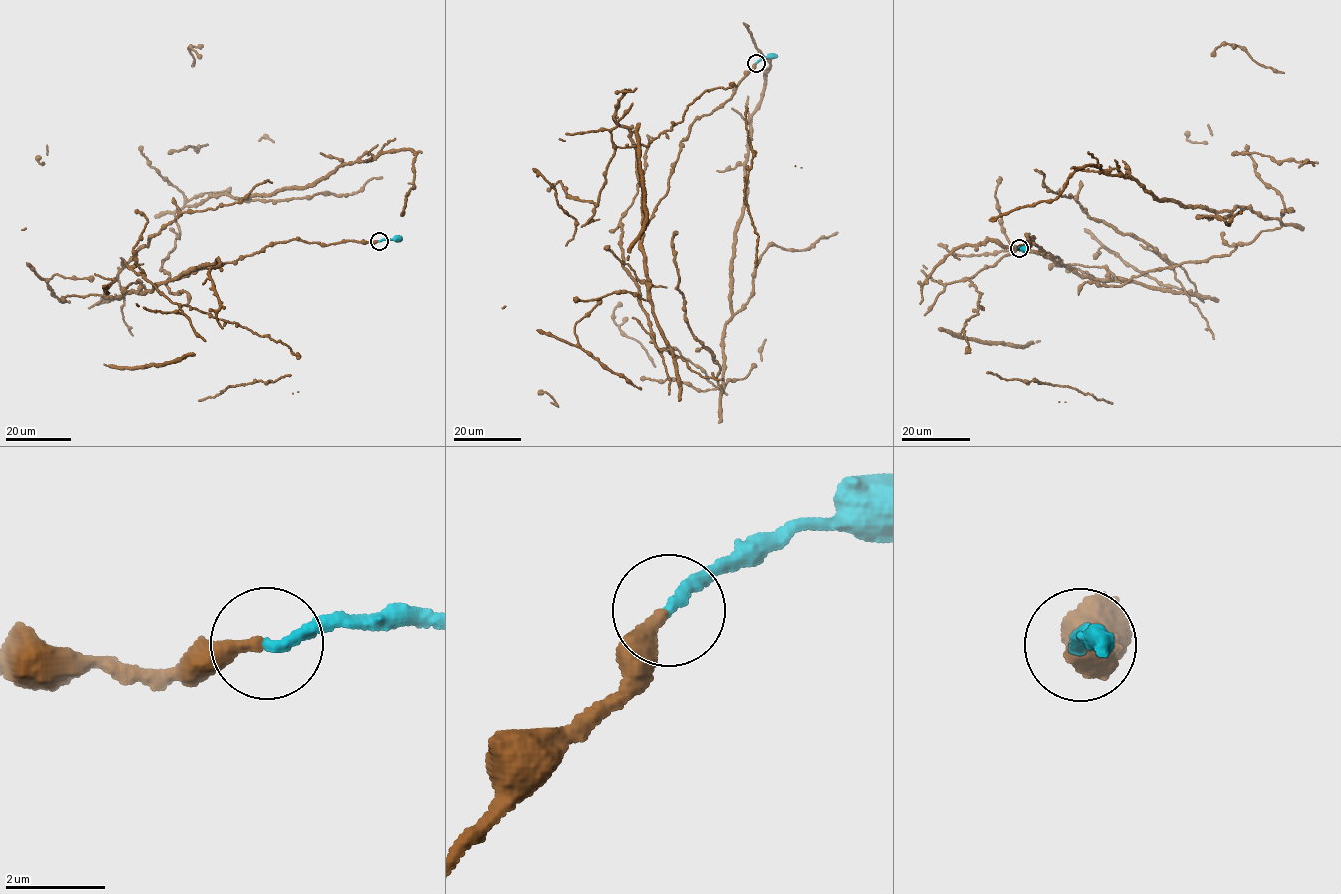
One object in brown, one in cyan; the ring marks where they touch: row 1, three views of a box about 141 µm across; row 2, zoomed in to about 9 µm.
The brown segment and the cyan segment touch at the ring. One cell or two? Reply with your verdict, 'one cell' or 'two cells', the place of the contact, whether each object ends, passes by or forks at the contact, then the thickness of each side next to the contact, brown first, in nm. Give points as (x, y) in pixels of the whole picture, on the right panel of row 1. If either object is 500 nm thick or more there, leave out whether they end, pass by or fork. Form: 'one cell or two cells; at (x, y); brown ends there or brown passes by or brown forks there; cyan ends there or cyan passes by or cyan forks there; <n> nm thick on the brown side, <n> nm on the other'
one cell; at (1019, 248); brown ends there; cyan ends there; 320 nm thick on the brown side, 240 nm on the other

